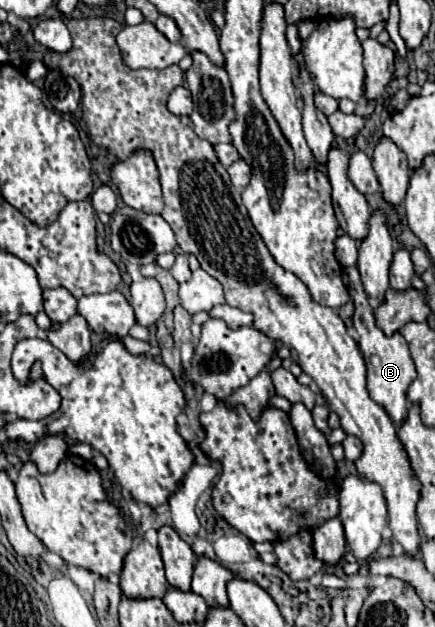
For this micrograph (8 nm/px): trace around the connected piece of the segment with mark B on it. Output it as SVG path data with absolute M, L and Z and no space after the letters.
M346 267L344 269L344 283L348 287L348 293L356 305L356 311L354 311L354 327L360 335L358 339L358 347L364 355L364 361L366 361L366 369L368 369L368 391L370 391L370 397L380 403L388 415L400 425L406 417L406 411L408 411L408 399L406 399L406 393L408 393L408 385L414 381L416 377L416 367L414 367L414 361L410 357L410 349L408 349L408 343L404 341L404 335L402 333L394 333L392 337L384 335L384 331L376 325L376 317L374 317L374 307L370 303L370 297L368 293L364 293L364 285L360 281L360 273L356 267Z

